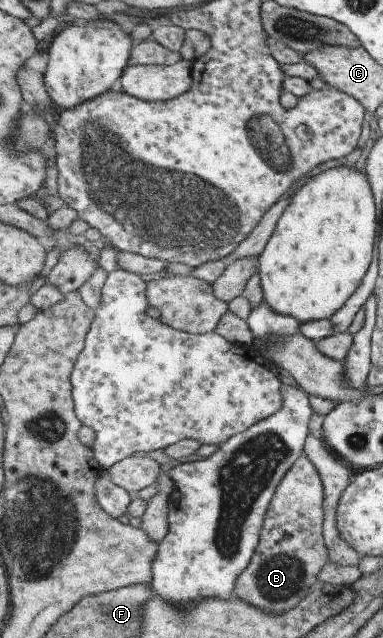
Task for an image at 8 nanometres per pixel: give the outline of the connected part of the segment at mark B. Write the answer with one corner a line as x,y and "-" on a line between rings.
303,455
289,469
289,473
282,478
281,485
274,494
269,513
265,517
265,527
261,533
257,551
237,583
236,598
270,614
286,614
293,610
308,597
314,583
320,577
322,569
326,567
328,561
331,561
325,540
324,525
325,484
318,468
313,464
313,460

